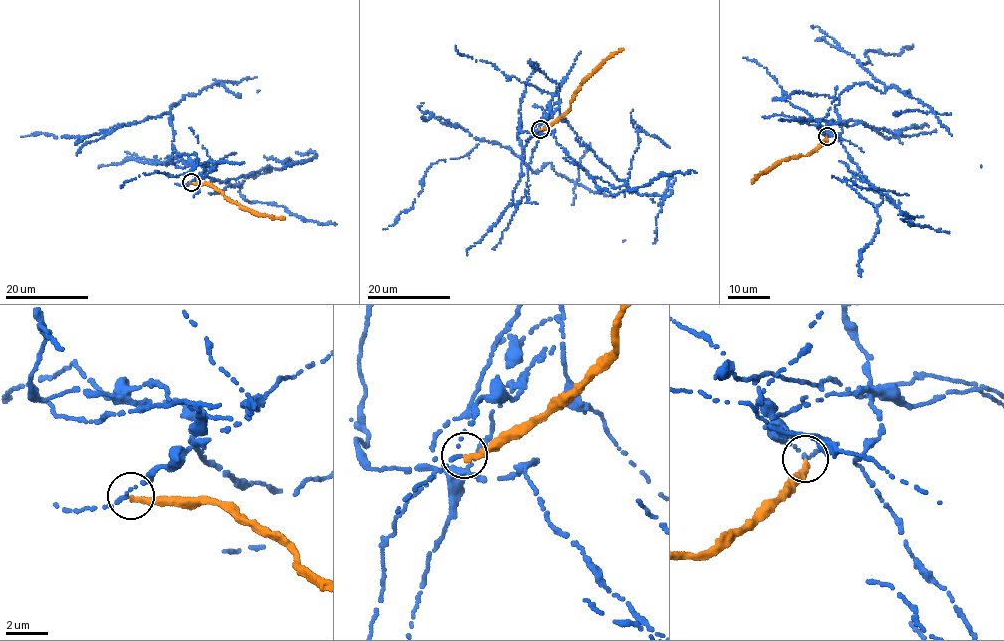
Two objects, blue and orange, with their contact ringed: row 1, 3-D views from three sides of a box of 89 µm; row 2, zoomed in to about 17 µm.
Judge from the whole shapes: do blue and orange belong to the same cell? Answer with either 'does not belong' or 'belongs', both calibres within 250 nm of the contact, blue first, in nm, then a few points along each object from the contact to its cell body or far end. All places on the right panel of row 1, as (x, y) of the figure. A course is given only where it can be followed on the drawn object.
does not belong | 180/320 nm | blue via (827, 136), (820, 127), (842, 123), (839, 93), (867, 82), (883, 93), (862, 67), (864, 53), (913, 45) | orange via (827, 136), (825, 142), (813, 151), (782, 160), (751, 182)

